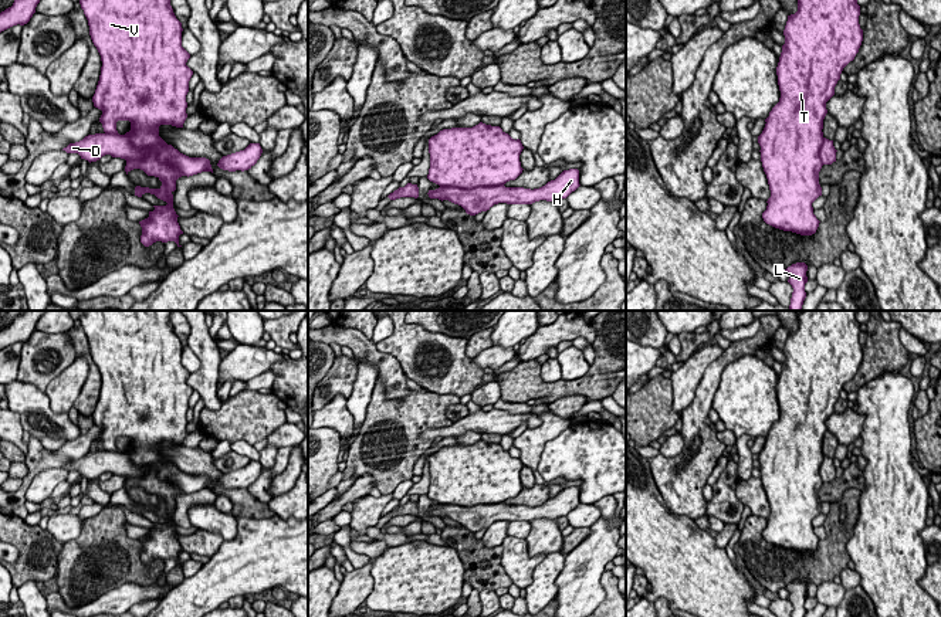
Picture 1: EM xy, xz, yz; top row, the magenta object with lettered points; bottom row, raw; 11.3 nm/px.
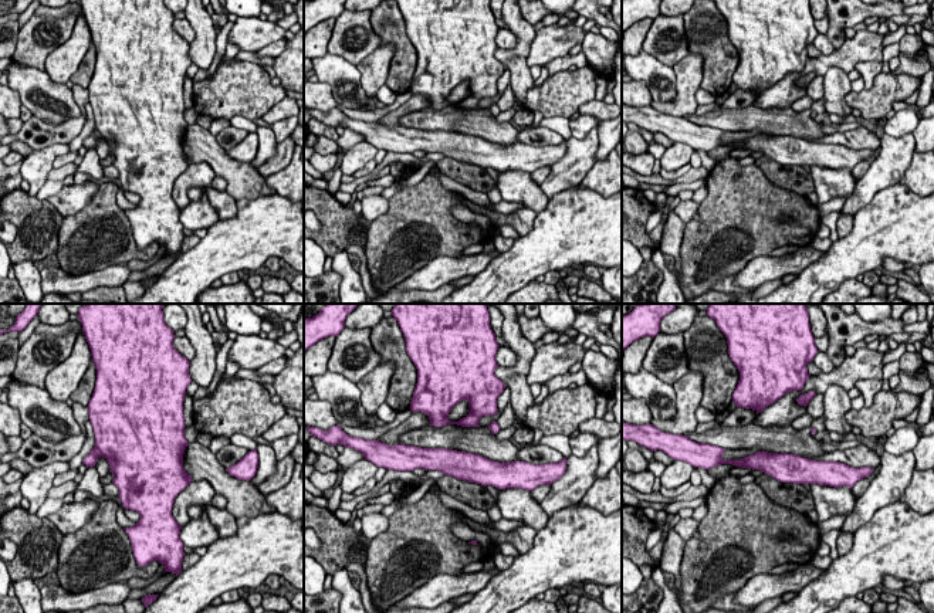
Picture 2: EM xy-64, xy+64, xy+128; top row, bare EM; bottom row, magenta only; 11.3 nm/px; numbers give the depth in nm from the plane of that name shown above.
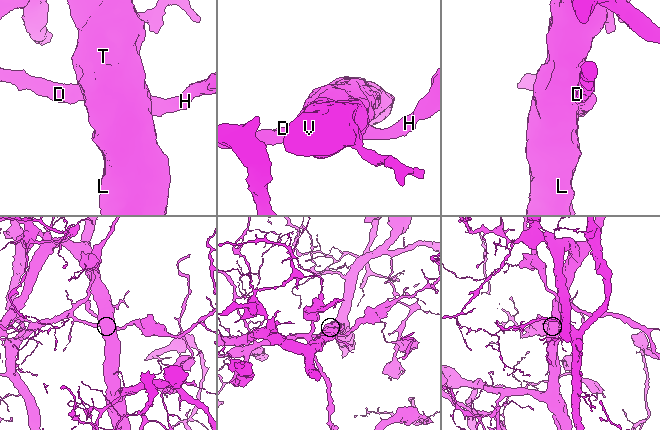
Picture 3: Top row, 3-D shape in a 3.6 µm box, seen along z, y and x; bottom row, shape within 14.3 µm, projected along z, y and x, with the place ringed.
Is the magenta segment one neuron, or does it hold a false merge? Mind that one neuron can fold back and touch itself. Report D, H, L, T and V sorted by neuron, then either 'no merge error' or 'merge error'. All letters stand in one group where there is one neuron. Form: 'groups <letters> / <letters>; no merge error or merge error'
groups D H / L T V; merge error

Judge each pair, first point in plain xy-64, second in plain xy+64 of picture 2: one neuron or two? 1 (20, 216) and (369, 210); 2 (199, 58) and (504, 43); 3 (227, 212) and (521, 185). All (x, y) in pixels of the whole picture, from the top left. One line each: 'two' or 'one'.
1: two
2: two
3: one

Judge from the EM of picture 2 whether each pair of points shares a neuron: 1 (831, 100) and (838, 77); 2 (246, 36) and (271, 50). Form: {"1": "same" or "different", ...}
{"1": "same", "2": "different"}

